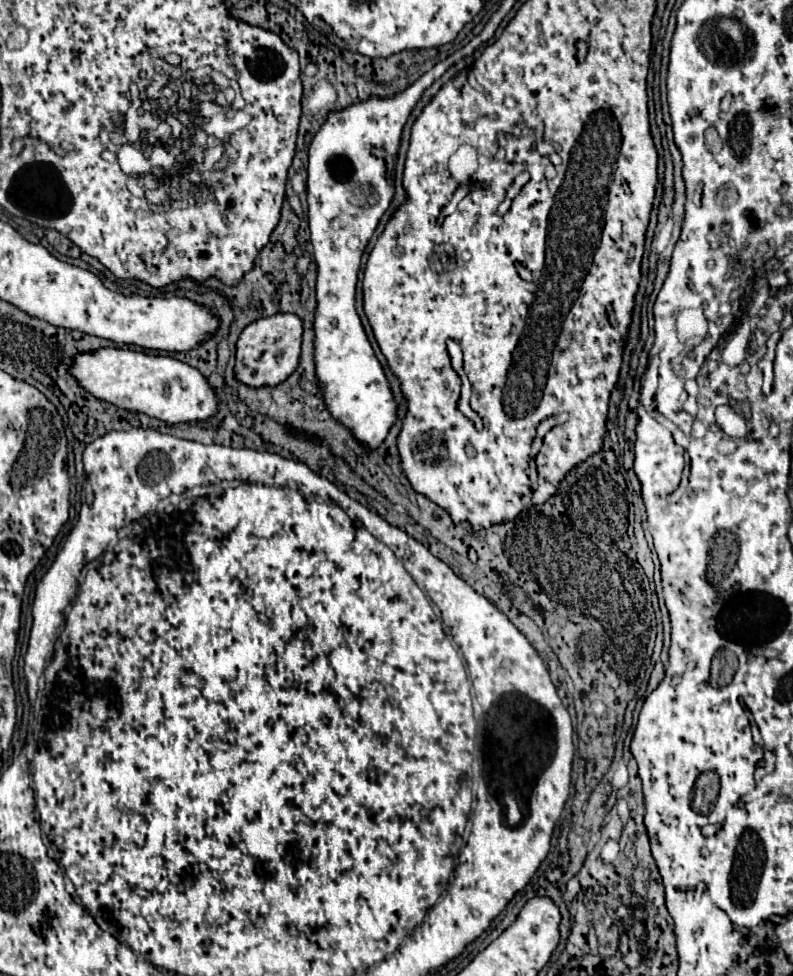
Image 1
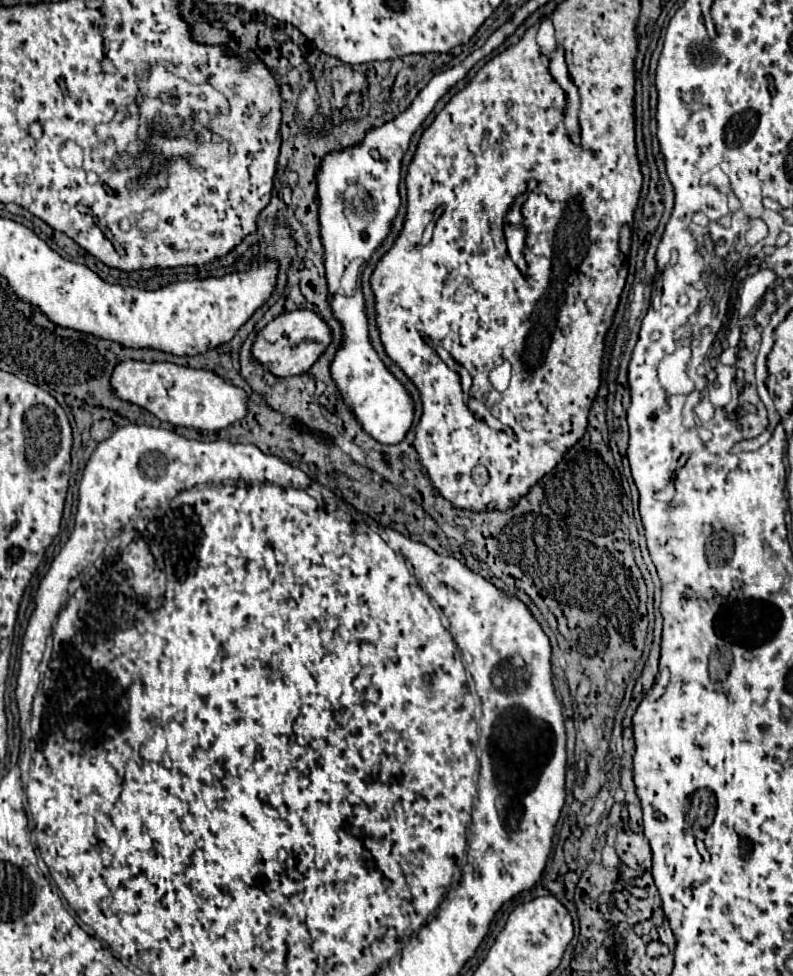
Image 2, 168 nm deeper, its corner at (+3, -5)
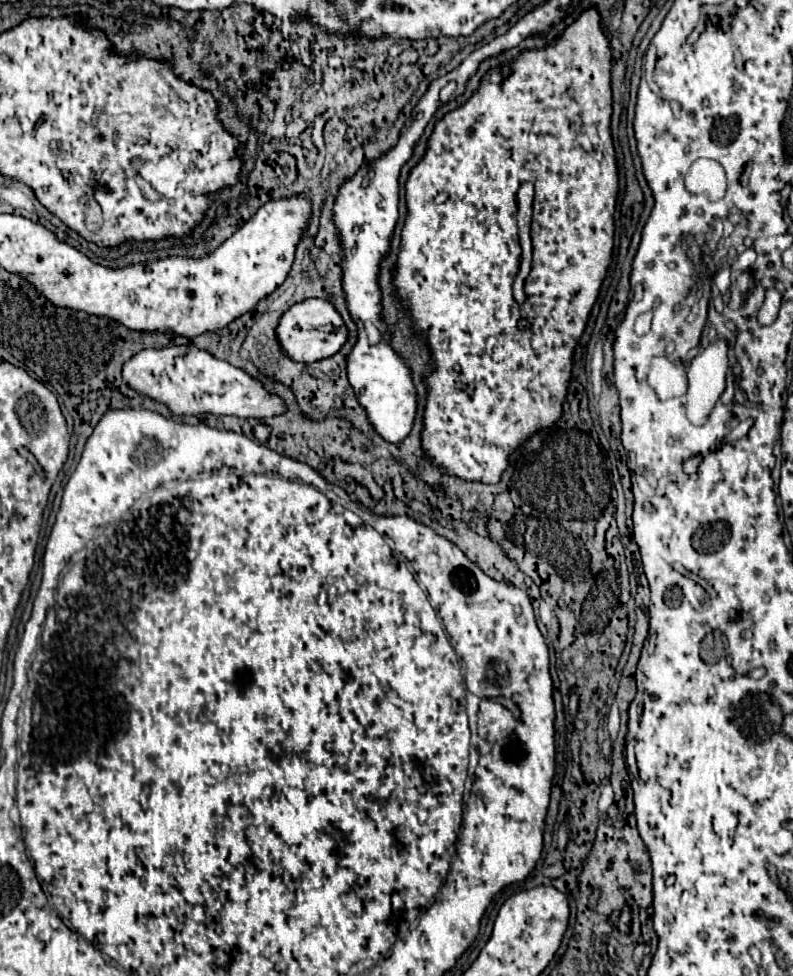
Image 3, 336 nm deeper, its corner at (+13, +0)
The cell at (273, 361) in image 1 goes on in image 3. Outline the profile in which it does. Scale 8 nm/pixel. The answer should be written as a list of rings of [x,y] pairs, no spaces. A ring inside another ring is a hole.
[[[309,298],[299,304],[293,304],[279,318],[279,324],[275,328],[275,338],[279,340],[279,346],[283,348],[285,356],[289,356],[291,360],[295,360],[299,364],[309,364],[309,362],[329,358],[335,352],[339,352],[339,348],[347,340],[347,328],[331,302],[327,302],[323,298]],[[323,326],[333,326],[333,332],[325,332]]]

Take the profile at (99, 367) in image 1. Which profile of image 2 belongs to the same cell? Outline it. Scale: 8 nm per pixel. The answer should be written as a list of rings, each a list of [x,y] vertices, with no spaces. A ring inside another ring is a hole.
[[[123,361],[113,371],[111,385],[121,399],[151,411],[155,417],[169,421],[171,425],[217,431],[245,419],[247,415],[249,395],[241,387],[205,369],[181,367],[175,363]]]

